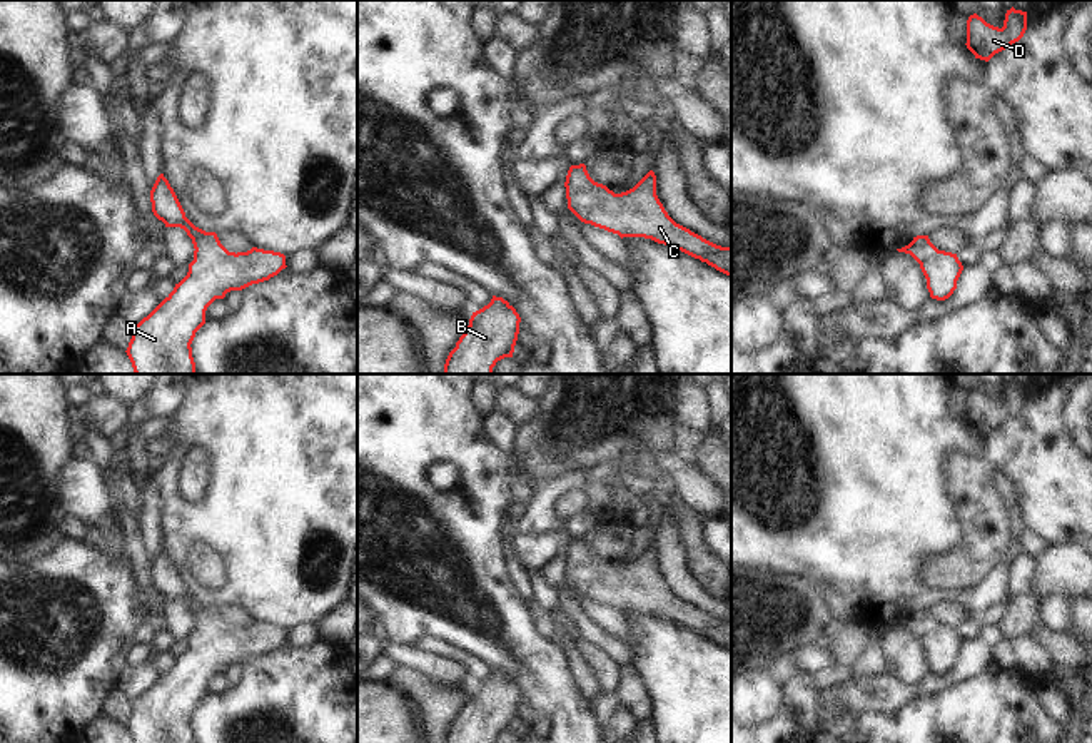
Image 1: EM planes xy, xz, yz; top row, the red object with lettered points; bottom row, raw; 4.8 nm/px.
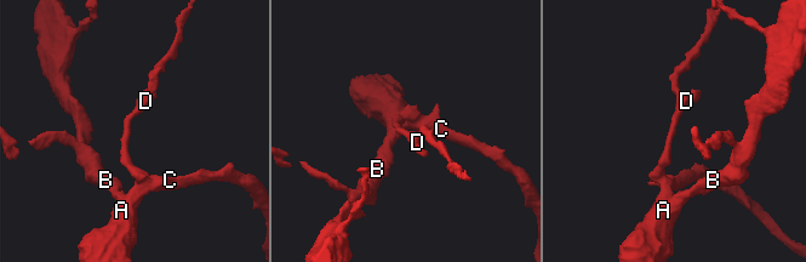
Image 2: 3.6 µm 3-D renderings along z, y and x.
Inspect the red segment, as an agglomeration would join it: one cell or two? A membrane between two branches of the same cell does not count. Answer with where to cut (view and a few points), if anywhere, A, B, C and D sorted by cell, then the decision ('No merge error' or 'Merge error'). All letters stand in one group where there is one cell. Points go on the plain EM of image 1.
No split. Groups: A B C D. No merge error.

